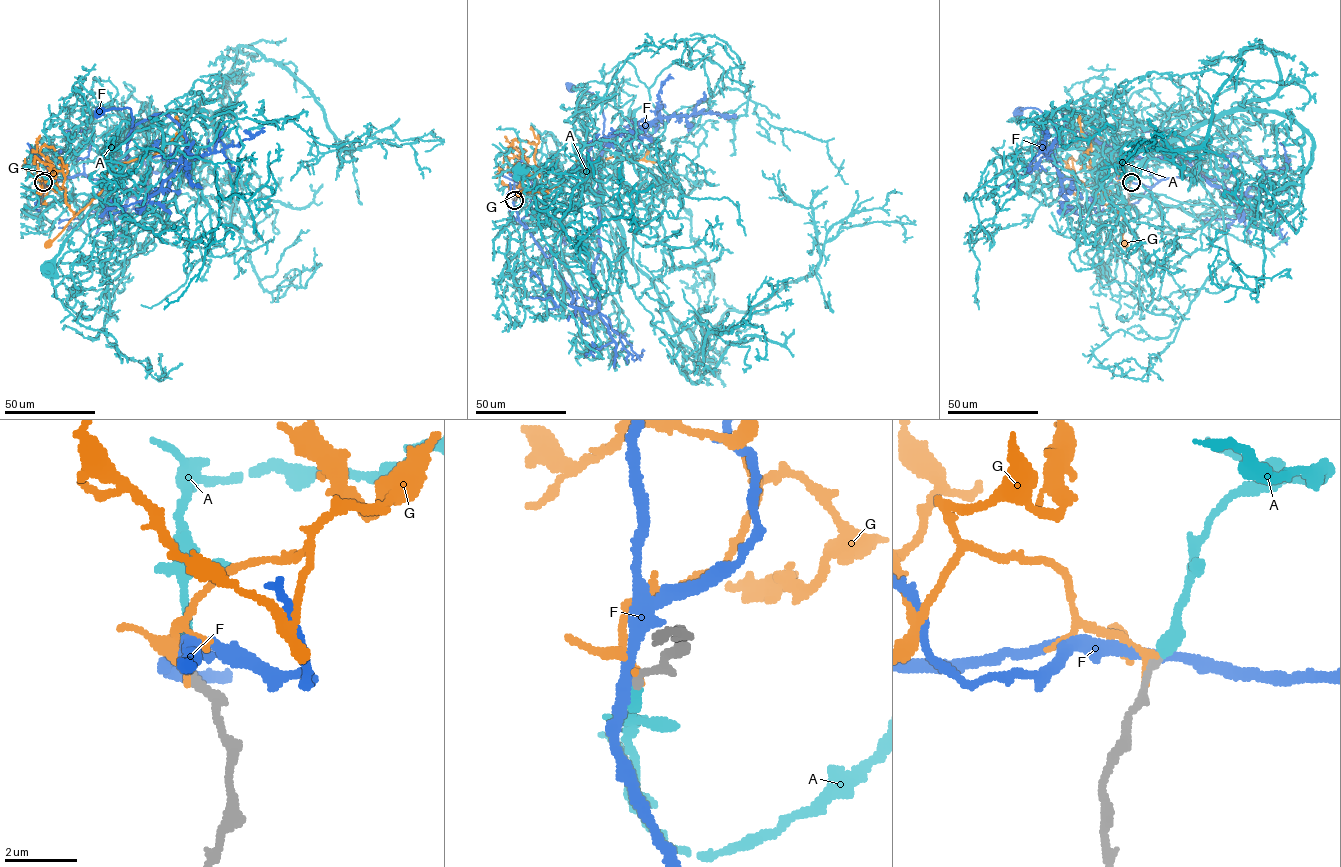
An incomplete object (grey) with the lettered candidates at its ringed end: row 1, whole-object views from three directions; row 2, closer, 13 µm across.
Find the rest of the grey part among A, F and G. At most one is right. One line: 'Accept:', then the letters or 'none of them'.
Accept: A

